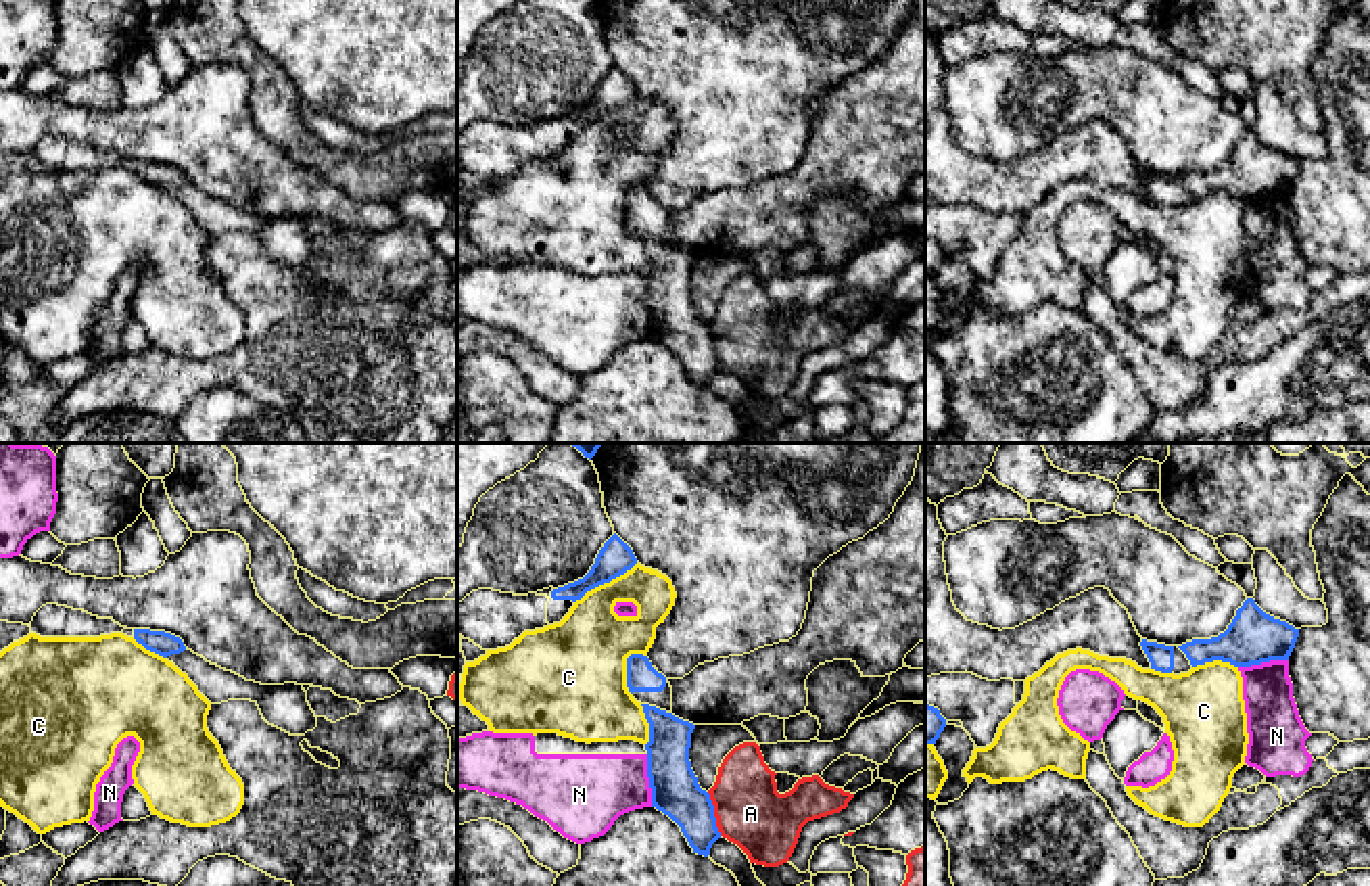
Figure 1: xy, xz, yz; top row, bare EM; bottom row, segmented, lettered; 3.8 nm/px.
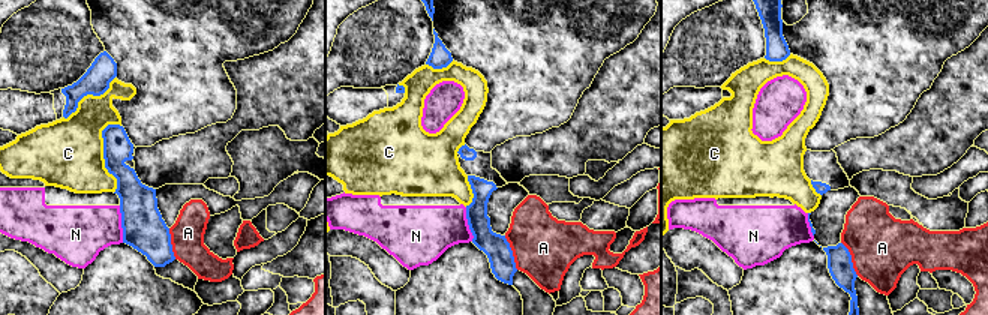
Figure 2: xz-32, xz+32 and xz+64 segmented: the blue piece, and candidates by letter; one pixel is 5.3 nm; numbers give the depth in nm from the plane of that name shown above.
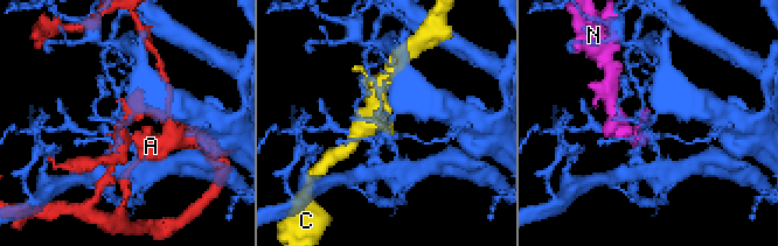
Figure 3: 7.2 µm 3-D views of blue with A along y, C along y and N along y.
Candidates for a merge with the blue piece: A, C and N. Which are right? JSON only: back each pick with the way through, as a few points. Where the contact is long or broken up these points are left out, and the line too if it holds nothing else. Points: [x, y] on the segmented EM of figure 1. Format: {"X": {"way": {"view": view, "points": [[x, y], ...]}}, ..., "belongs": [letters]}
{"belongs": []}

